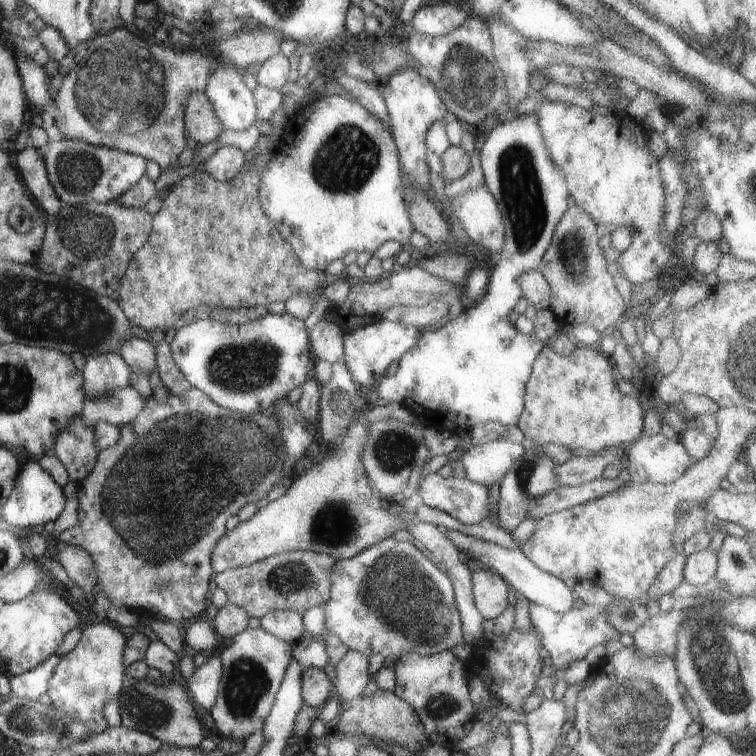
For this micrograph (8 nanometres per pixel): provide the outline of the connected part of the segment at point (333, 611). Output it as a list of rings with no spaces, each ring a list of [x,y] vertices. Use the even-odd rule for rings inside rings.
[[[387,536],[353,558],[335,562],[328,580],[328,596],[323,606],[324,630],[335,634],[348,650],[368,657],[377,653],[383,657],[406,653],[433,655],[449,650],[462,640],[460,618],[445,572],[429,562],[411,540],[399,542]]]

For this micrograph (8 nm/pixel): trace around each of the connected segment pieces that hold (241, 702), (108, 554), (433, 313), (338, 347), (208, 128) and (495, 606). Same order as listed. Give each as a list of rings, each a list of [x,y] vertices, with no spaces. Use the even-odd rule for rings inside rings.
[[[252,623],[222,649],[218,657],[222,668],[221,677],[210,710],[220,736],[243,739],[261,730],[289,666],[291,648],[287,642],[260,630],[258,625]]]
[[[168,339],[161,340],[155,346],[155,366],[157,376],[164,384],[168,385],[167,394],[165,394],[165,402],[157,404],[151,399],[147,402],[133,420],[119,426],[119,438],[105,450],[101,450],[95,458],[93,469],[87,474],[77,486],[77,524],[73,524],[71,528],[63,530],[57,537],[56,543],[60,545],[72,545],[81,548],[87,558],[91,558],[91,564],[95,568],[97,574],[97,586],[103,588],[103,594],[107,596],[107,600],[115,608],[126,608],[131,612],[139,615],[153,614],[155,618],[172,622],[172,620],[191,620],[196,616],[203,616],[207,606],[210,605],[209,597],[212,591],[212,574],[211,570],[211,548],[215,548],[215,542],[221,539],[226,532],[224,528],[226,520],[237,514],[245,504],[253,504],[267,496],[268,492],[282,479],[281,466],[283,466],[283,448],[277,440],[277,426],[275,420],[267,413],[239,414],[239,412],[231,412],[225,408],[219,408],[217,404],[211,404],[207,400],[207,396],[203,396],[199,390],[189,386],[179,373],[179,370],[171,360],[171,354],[168,346]],[[157,580],[168,581],[167,588],[159,588],[159,584],[155,584]]]
[[[434,301],[430,304],[418,305],[417,307],[396,307],[387,306],[381,312],[381,319],[390,322],[401,322],[401,324],[424,328],[429,324],[435,324],[439,318],[445,316],[448,306],[445,302]]]
[[[325,316],[313,324],[311,329],[307,329],[307,340],[309,342],[309,353],[312,359],[320,359],[326,362],[335,362],[342,356],[342,333],[337,324],[325,320]]]
[[[193,92],[183,114],[184,133],[199,146],[213,142],[224,135],[223,126],[211,108],[211,100],[204,92]]]
[[[490,569],[470,572],[470,586],[473,606],[485,620],[499,616],[512,601],[510,587]]]

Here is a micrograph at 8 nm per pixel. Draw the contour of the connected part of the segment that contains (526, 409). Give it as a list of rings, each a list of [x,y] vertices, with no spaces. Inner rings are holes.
[[[546,343],[534,364],[531,366],[529,378],[523,392],[523,409],[517,420],[517,428],[525,439],[533,443],[545,445],[554,443],[571,450],[574,456],[593,456],[599,450],[611,446],[634,443],[643,428],[642,406],[635,396],[621,394],[615,388],[615,377],[611,372],[610,361],[596,347],[577,346],[567,355],[555,354]]]

